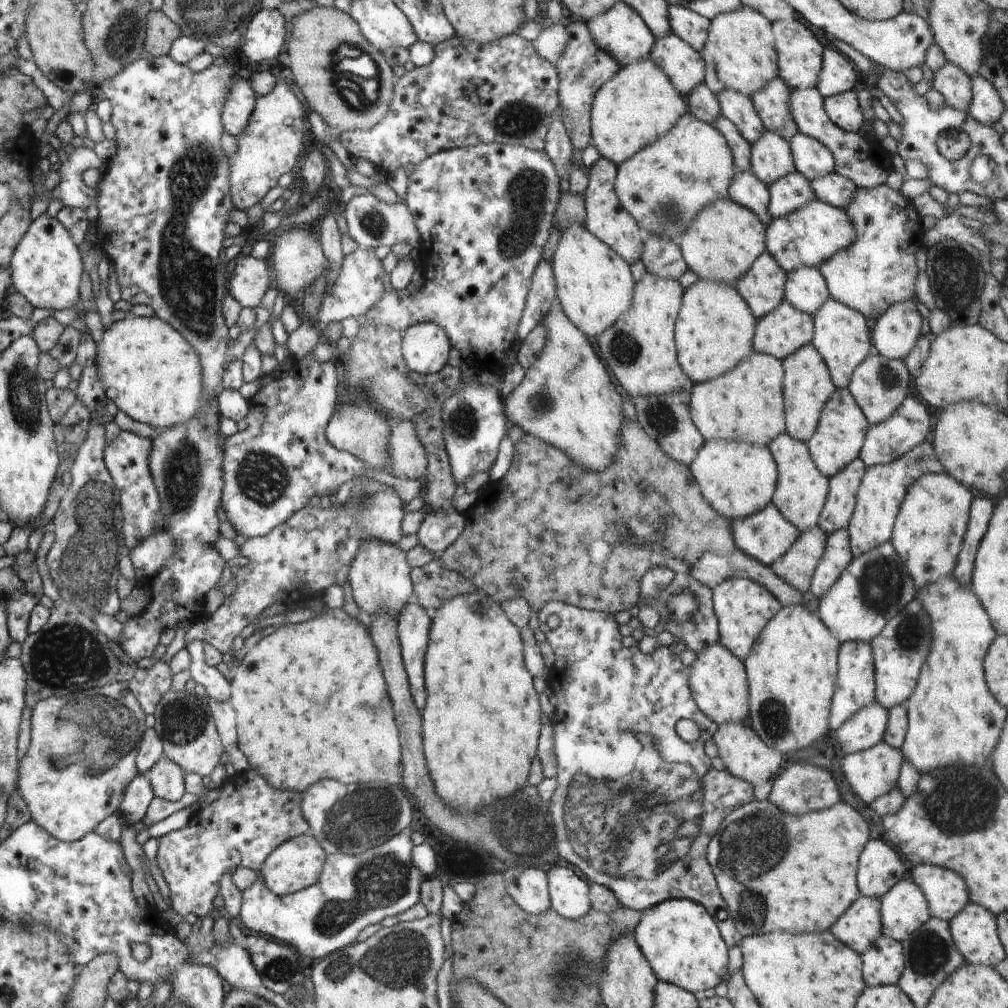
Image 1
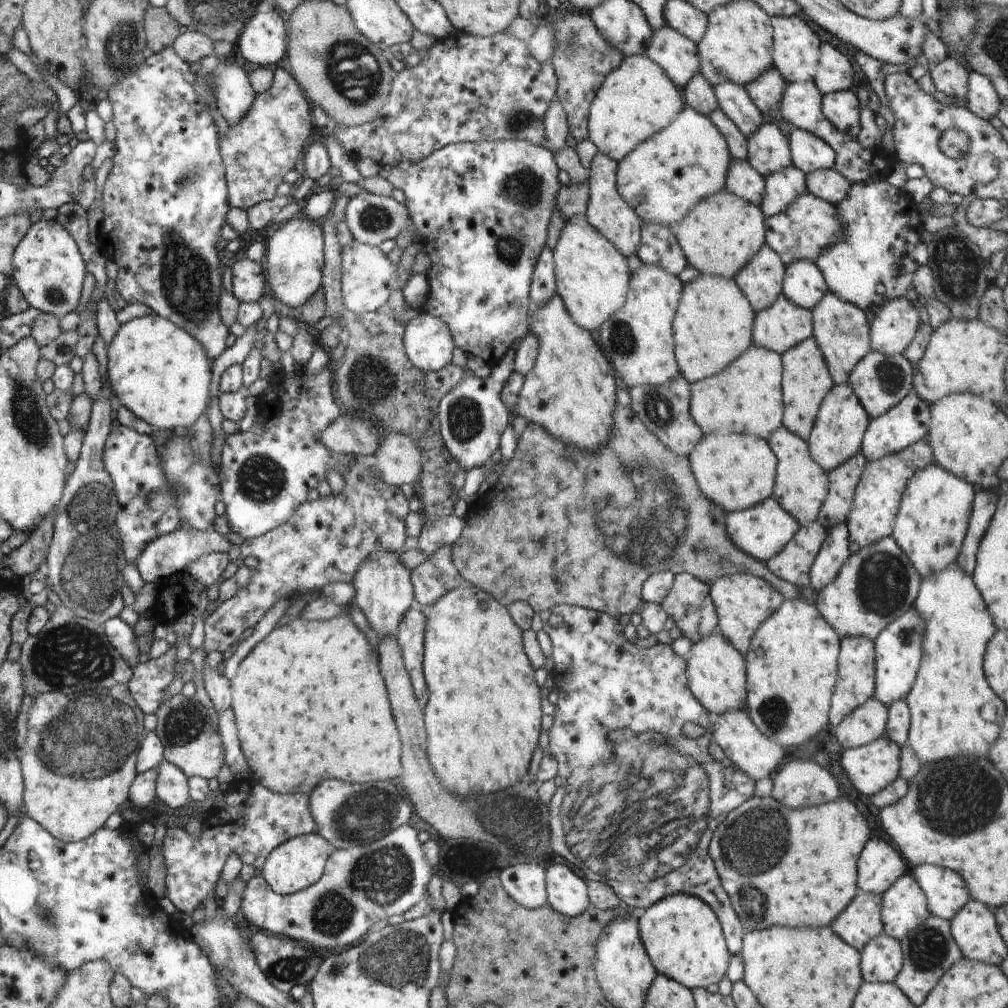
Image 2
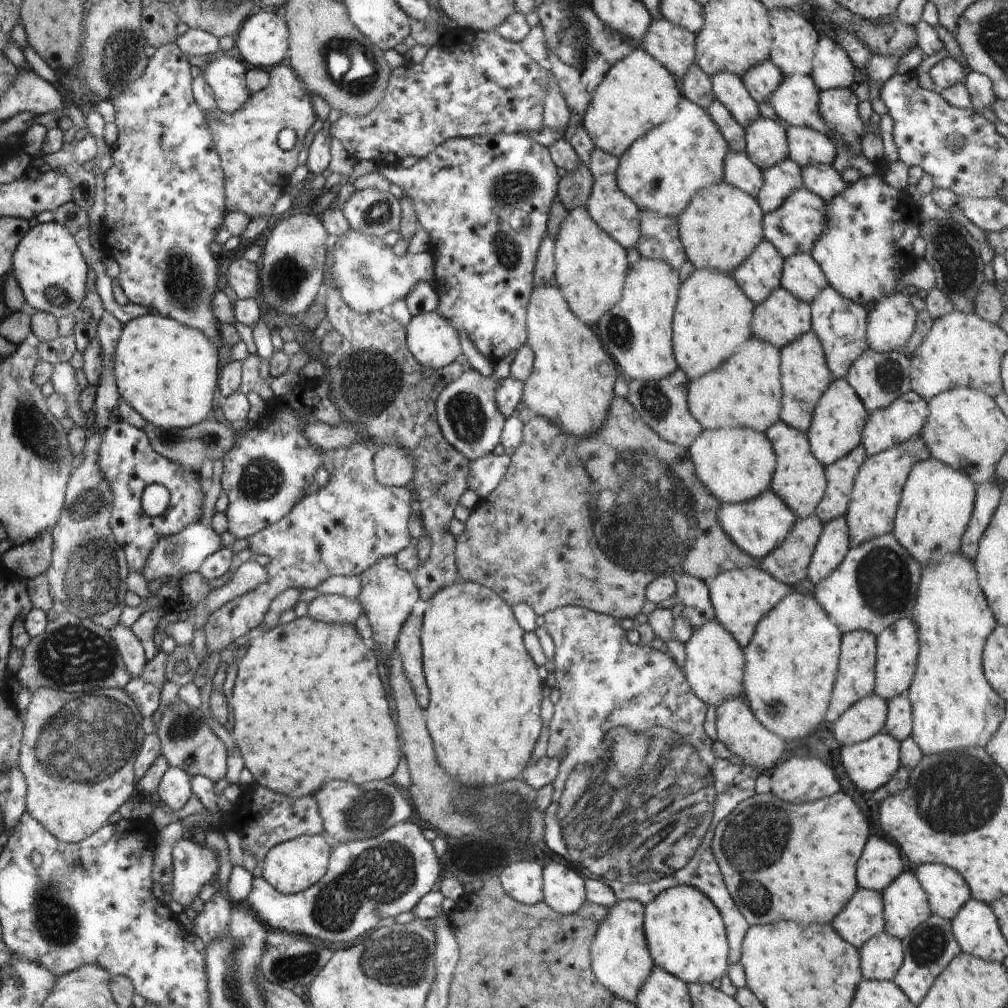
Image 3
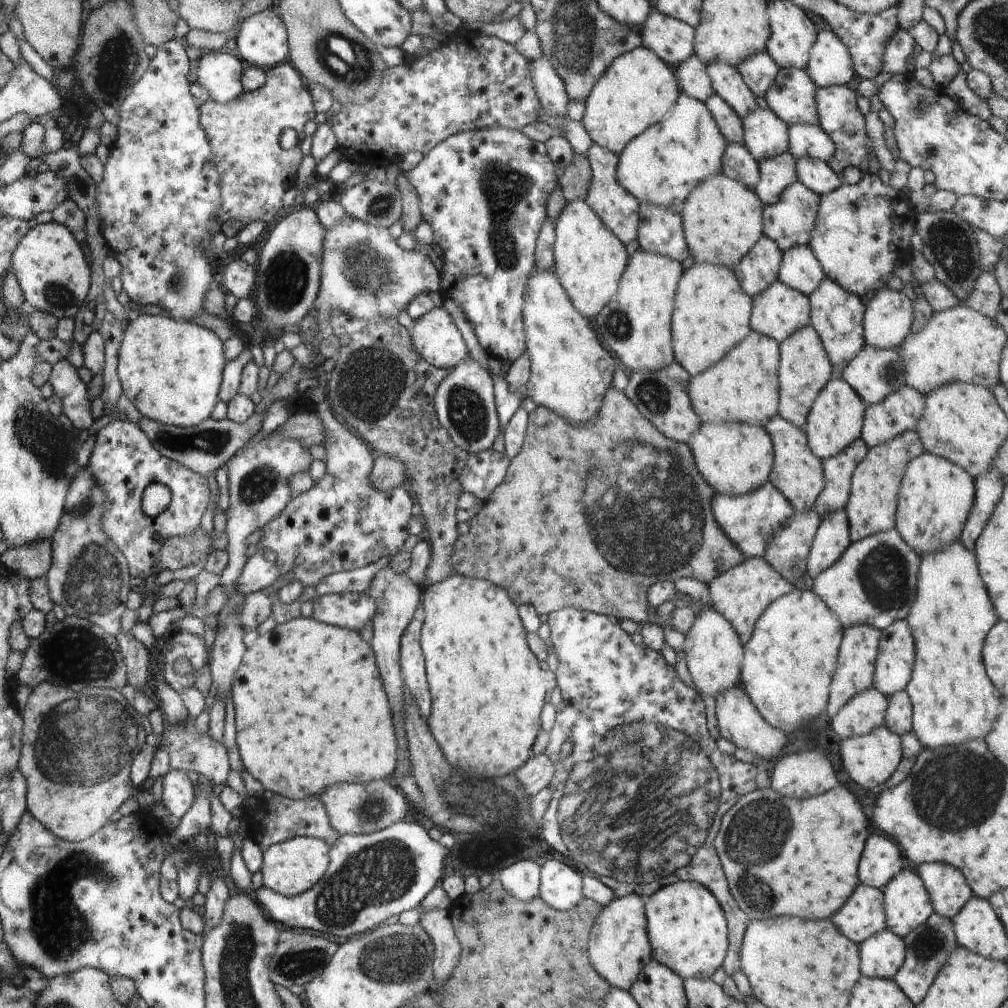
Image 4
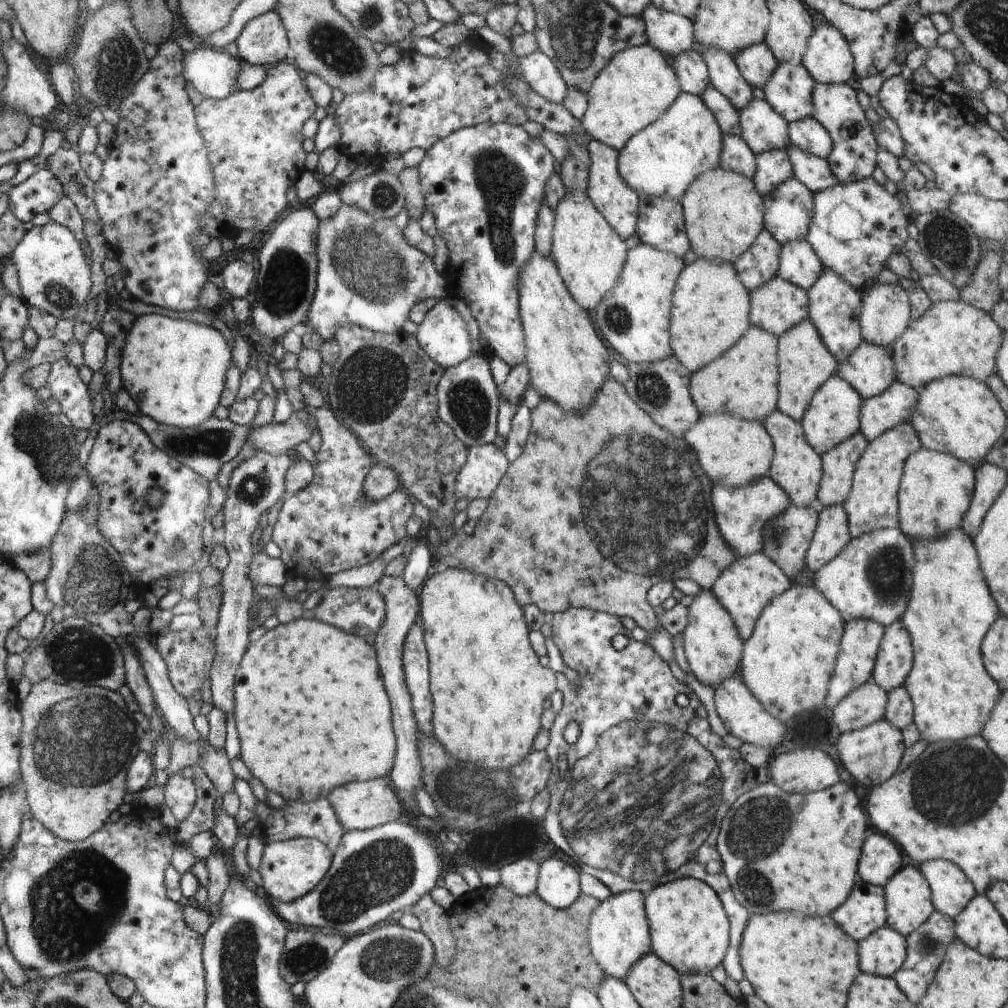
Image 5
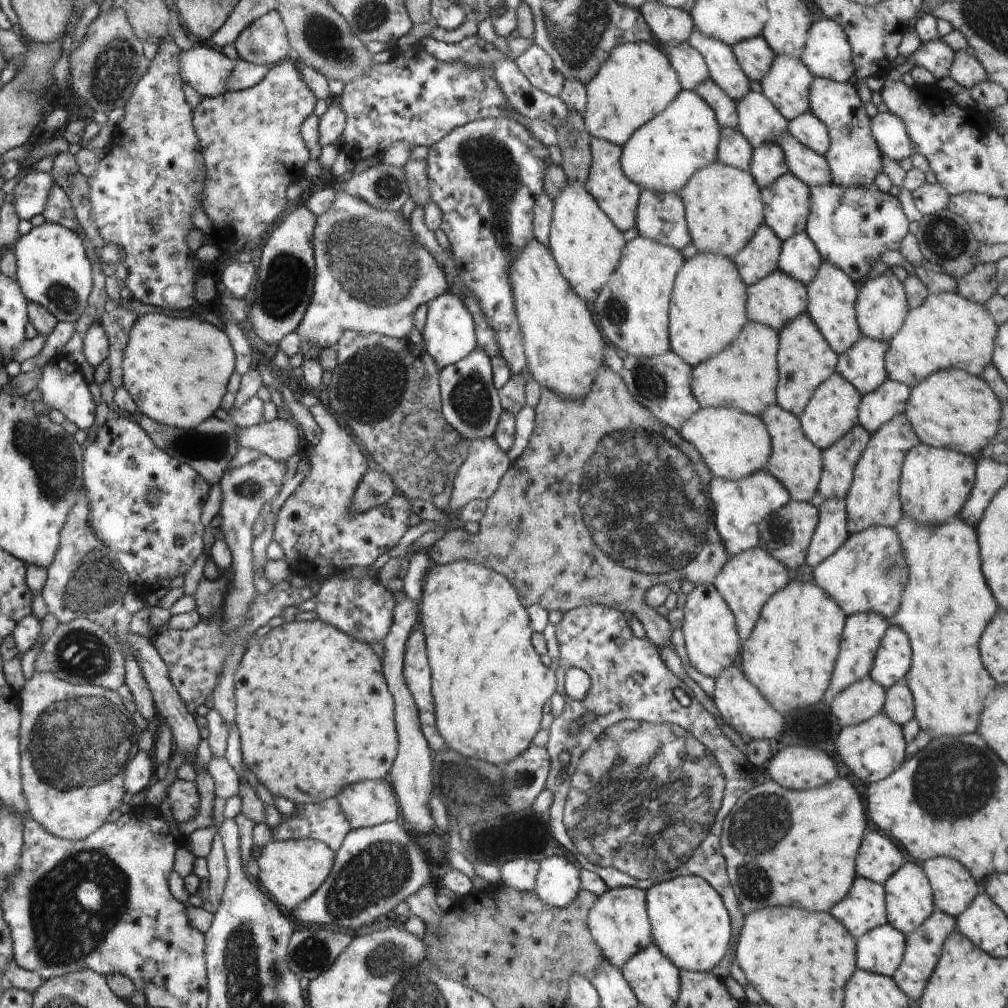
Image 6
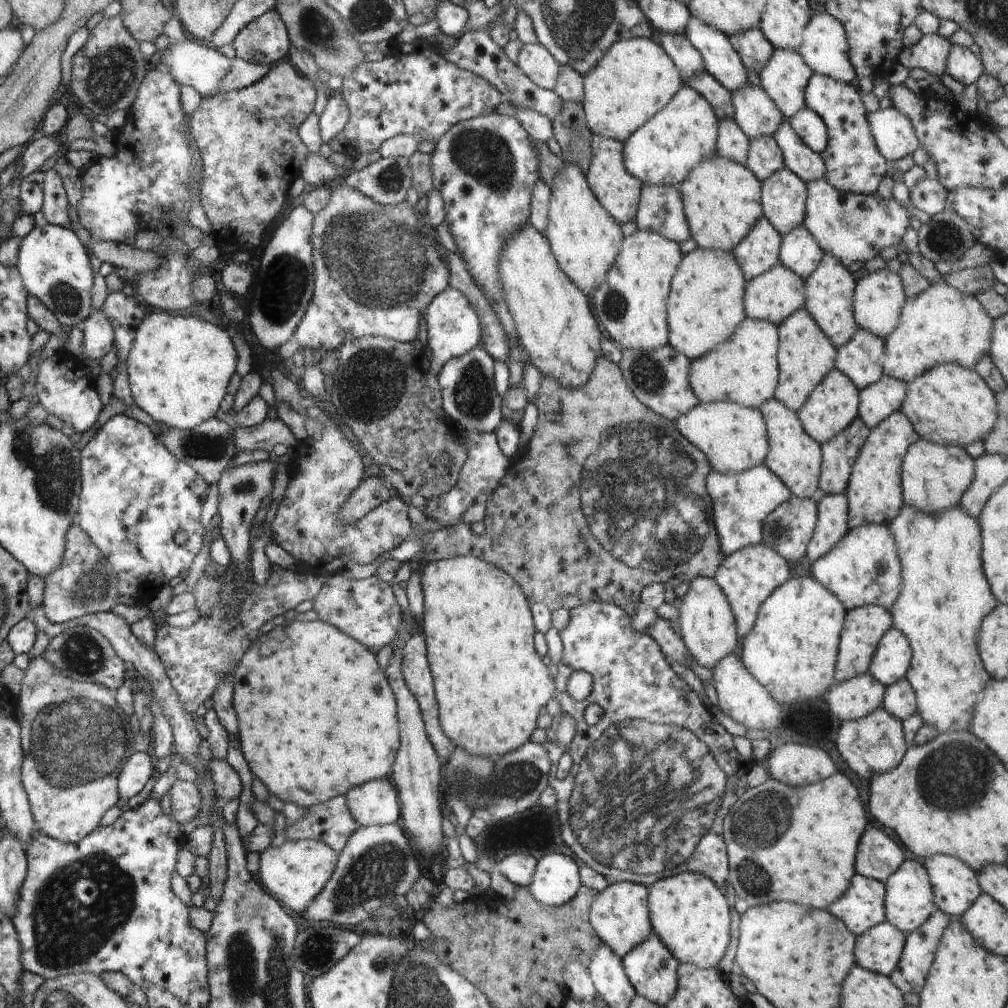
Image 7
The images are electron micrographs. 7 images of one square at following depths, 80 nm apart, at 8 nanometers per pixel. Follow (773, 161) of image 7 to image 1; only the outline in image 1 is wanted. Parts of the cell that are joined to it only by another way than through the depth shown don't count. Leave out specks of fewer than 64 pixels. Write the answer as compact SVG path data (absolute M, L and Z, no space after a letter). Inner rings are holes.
M797 171L778 179L768 185L768 188L770 194L768 212L774 219L795 213L816 199L809 180Z

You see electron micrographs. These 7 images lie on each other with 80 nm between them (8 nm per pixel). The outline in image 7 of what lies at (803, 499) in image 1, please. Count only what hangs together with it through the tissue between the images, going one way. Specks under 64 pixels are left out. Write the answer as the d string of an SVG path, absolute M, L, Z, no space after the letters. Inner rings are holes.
M775 398L759 408L766 423L769 451L764 464L791 490L792 495L811 499L819 487L821 475L821 448L803 429L797 412L790 410Z

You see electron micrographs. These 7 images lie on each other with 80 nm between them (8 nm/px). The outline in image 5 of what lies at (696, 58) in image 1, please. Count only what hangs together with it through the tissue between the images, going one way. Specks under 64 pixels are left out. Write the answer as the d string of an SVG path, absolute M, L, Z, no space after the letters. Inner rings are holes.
M650 4L644 9L642 20L645 22L647 44L667 58L695 49L693 21L689 18Z

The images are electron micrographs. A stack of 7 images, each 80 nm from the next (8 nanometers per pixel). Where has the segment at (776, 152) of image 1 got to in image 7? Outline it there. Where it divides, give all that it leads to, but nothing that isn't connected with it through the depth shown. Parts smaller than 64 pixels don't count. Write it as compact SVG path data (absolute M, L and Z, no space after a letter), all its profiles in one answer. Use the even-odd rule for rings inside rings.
M748 84L732 93L731 99L735 112L733 120L750 141L764 136L773 137L784 120L783 114L761 86Z

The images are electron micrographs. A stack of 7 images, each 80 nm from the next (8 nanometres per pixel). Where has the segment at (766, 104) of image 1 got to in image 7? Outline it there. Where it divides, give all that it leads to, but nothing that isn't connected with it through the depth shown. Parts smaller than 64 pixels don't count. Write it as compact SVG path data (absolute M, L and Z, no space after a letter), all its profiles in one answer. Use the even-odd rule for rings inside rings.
M760 28L730 35L729 40L732 48L738 53L742 64L748 71L756 72L756 74L759 74L768 64L775 51Z

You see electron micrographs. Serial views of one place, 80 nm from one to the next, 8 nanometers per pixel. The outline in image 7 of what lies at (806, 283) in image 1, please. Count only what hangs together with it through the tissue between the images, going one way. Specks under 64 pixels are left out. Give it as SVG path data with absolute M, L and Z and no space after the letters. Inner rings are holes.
M802 224L781 239L779 262L806 280L820 264L823 253L816 239Z

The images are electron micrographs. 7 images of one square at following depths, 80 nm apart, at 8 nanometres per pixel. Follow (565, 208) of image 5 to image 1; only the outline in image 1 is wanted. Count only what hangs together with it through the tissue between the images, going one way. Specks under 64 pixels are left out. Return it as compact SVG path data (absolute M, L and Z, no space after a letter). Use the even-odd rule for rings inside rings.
M572 223L561 234L551 265L557 292L556 301L575 328L579 328L587 338L599 337L623 312L629 310L636 284L629 264L597 236L590 234L584 224Z

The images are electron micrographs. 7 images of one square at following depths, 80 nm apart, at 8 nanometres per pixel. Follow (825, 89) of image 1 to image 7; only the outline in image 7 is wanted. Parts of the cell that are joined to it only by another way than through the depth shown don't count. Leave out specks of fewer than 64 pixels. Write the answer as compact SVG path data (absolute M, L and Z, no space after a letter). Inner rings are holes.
M826 11L824 14L812 16L802 33L802 38L800 48L797 52L811 68L812 72L819 75L831 76L834 80L845 83L852 82L857 76L849 57L846 31L837 18L834 18Z

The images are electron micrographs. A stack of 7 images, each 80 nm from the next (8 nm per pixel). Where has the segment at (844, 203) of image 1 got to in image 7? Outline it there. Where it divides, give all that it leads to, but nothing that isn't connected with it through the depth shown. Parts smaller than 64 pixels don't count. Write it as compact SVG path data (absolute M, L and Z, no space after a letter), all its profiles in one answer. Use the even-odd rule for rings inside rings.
M786 118L773 137L780 147L784 164L788 170L796 174L805 183L825 179L826 165L821 154L810 150L801 141Z

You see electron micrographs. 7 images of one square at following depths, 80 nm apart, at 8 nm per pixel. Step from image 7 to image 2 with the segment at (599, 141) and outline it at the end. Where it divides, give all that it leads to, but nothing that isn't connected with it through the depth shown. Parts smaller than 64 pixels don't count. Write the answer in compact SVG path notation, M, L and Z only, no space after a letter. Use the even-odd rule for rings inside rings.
M600 152L592 159L589 179L587 180L589 199L585 217L608 242L611 242L627 258L632 254L637 254L641 241L642 220L618 192L618 163L618 161Z

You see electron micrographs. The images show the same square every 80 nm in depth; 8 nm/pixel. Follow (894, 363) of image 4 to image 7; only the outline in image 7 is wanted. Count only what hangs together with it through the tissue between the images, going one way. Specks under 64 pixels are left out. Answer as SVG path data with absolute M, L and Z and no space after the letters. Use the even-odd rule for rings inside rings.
M864 329L837 349L835 368L845 374L856 388L866 389L883 376L885 339Z

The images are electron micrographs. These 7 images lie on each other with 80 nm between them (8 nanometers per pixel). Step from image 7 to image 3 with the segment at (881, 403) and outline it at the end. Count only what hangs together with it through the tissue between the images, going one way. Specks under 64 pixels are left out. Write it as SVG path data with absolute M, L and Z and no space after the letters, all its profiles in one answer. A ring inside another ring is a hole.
M912 390L901 394L890 406L885 409L869 411L869 415L862 430L861 445L867 456L902 445L912 437L920 436L925 422L928 420L929 410L927 402Z

